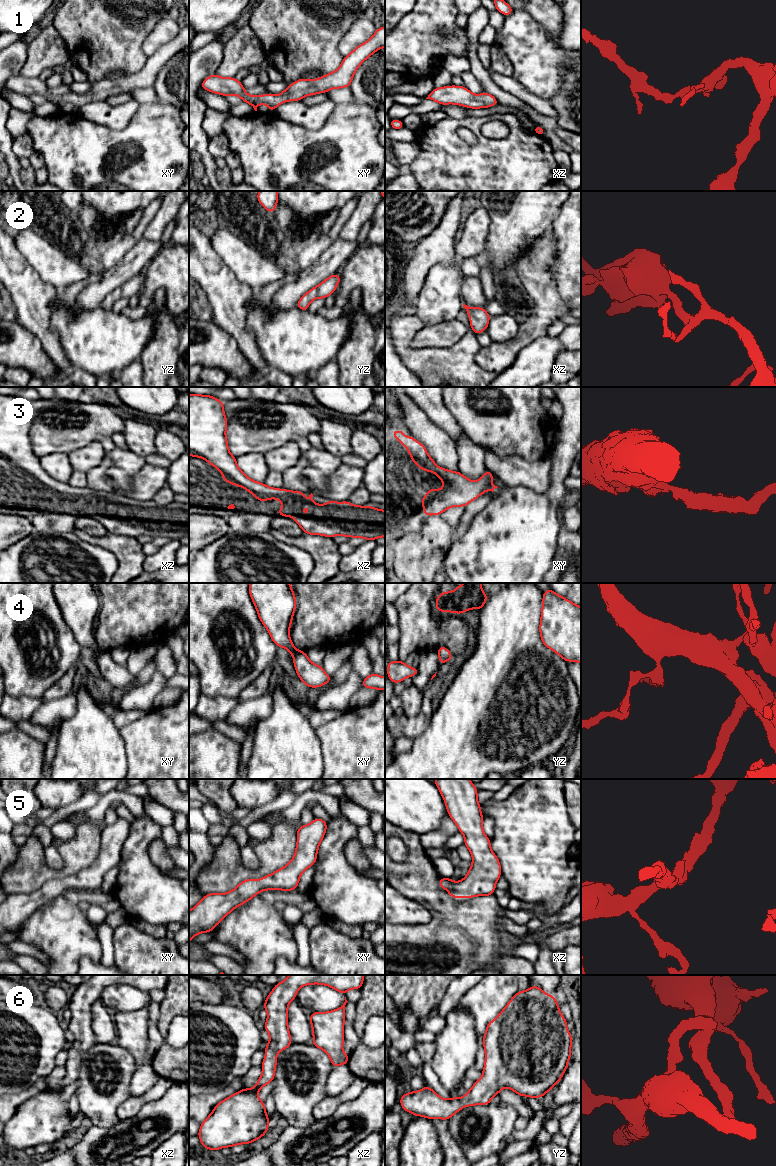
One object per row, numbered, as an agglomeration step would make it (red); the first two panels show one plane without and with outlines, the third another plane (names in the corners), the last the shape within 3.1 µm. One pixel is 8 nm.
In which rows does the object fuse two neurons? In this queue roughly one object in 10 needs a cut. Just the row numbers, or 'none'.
none

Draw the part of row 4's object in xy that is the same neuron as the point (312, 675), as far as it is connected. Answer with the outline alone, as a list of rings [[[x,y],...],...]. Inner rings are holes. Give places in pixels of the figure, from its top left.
[[[250,583],[249,594],[272,641],[293,655],[298,678],[308,688],[329,683],[331,675],[324,672],[322,665],[312,663],[306,652],[296,649],[290,639],[289,630],[296,609],[292,586],[289,583]]]

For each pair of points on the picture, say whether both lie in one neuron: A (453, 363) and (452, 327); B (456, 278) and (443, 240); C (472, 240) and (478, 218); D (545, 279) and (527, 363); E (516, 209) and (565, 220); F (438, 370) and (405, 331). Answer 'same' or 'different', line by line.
A: different
B: different
C: same
D: different
E: different
F: same

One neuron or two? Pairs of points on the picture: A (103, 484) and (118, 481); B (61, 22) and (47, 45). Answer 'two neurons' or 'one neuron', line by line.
A: two neurons
B: two neurons

